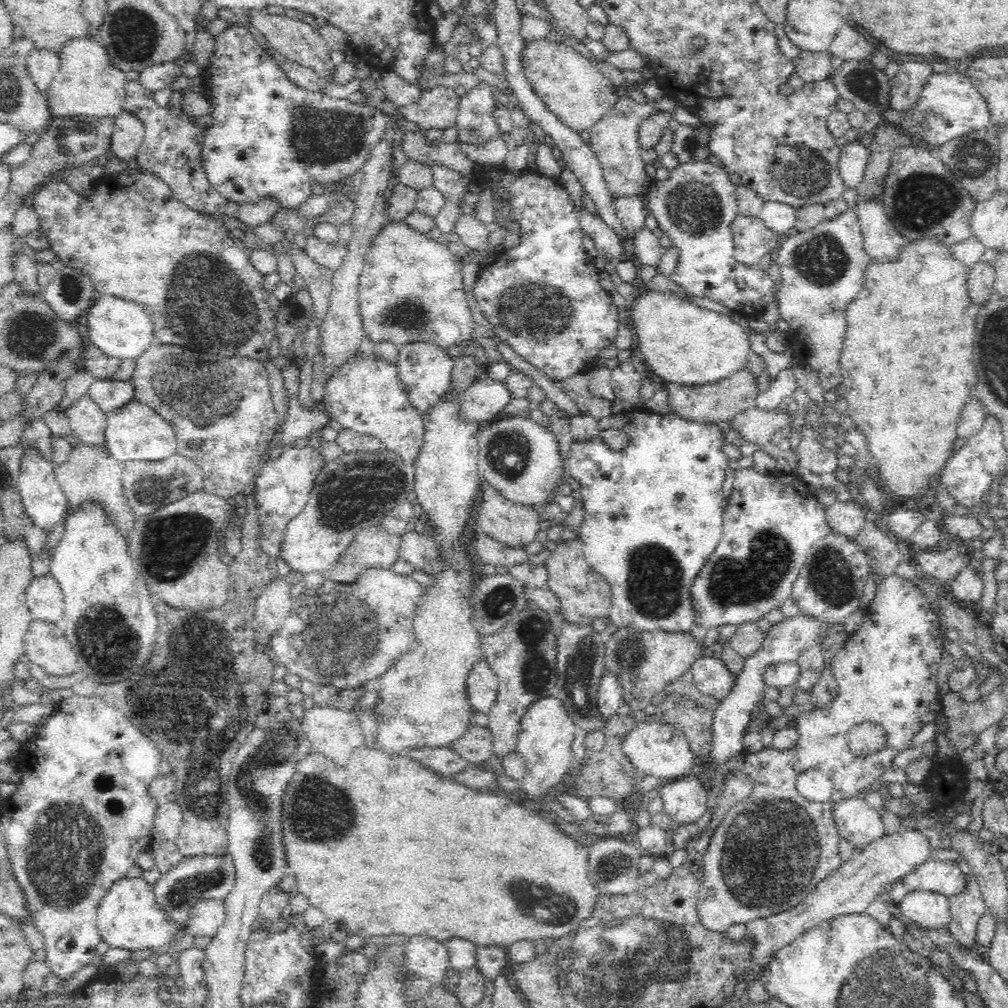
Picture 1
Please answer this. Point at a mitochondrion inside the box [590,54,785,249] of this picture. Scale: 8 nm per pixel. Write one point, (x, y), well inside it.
(697, 210)

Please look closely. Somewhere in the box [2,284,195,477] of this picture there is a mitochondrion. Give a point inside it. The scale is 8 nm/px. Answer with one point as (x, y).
(34, 335)

